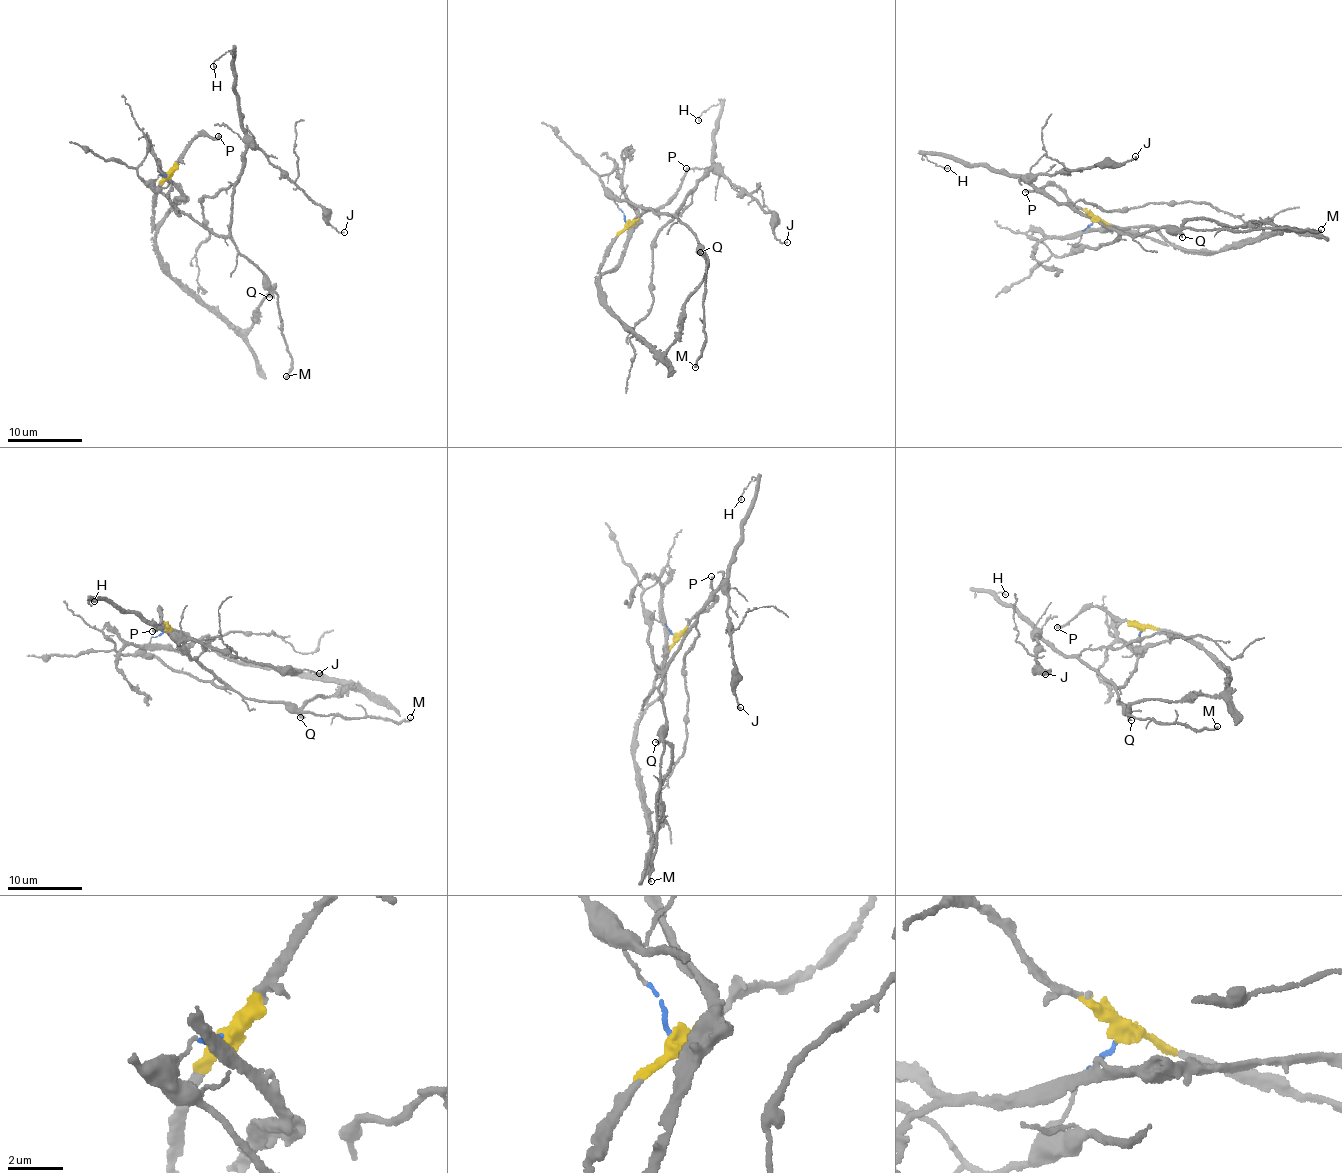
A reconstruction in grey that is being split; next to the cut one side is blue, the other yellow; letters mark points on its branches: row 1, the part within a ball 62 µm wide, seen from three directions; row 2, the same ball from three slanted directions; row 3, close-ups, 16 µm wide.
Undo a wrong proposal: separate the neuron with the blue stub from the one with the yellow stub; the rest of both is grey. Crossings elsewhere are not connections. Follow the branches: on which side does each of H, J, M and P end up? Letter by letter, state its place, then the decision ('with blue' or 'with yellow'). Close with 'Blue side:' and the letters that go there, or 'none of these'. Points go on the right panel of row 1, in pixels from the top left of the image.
H: place (947, 168); with blue
J: place (1135, 156); with blue
M: place (1321, 229); with blue
P: place (1025, 192); with yellow
Blue side: H, J, M

